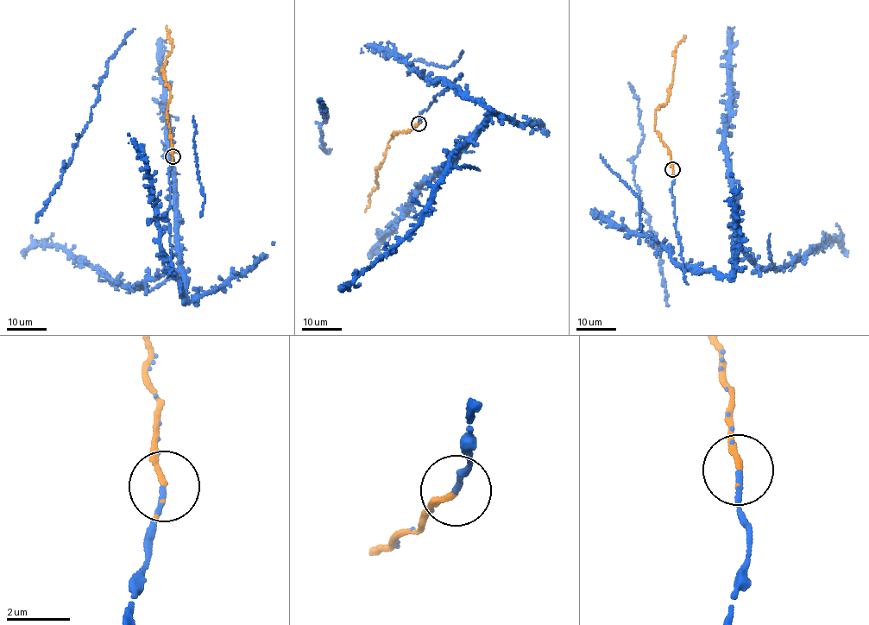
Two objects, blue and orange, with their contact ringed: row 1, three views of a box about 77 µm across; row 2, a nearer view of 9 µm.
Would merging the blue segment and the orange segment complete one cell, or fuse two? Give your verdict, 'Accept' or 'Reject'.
Accept

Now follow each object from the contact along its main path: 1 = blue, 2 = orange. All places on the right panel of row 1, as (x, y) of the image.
1: (672, 169), (675, 230), (683, 265), (728, 275), (736, 242), (733, 178), (726, 145), (729, 32), (734, 27)
2: (672, 169), (670, 151), (655, 129), (655, 110), (666, 103), (673, 80), (674, 51), (685, 36)

